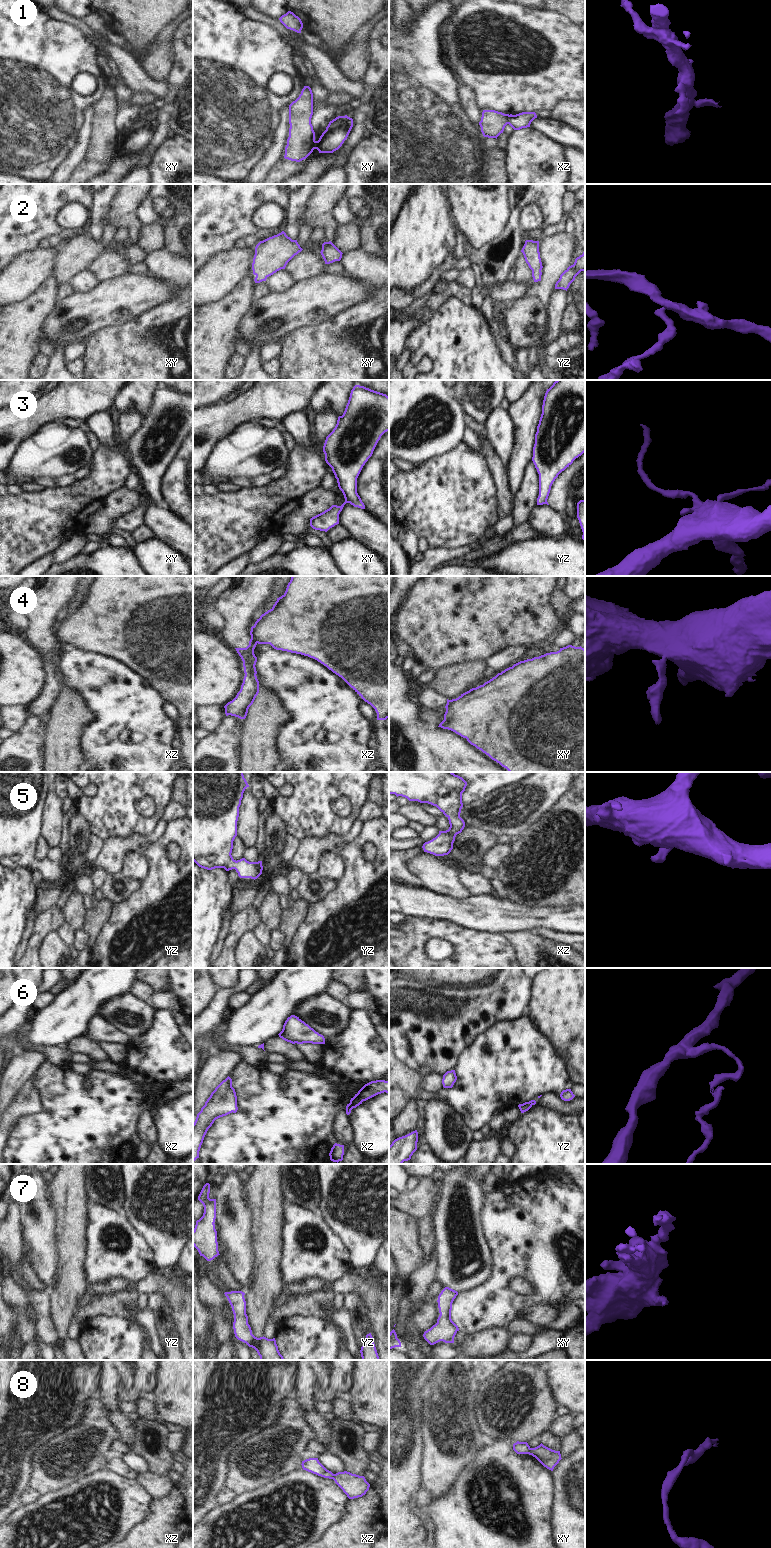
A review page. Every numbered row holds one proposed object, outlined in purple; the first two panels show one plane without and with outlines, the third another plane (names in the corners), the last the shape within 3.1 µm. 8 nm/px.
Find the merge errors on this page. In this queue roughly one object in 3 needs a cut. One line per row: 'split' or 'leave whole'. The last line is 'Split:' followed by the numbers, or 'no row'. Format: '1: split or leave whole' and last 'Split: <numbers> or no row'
1: split
2: leave whole
3: split
4: split
5: leave whole
6: split
7: leave whole
8: split
Split: 1, 3, 4, 6, 8

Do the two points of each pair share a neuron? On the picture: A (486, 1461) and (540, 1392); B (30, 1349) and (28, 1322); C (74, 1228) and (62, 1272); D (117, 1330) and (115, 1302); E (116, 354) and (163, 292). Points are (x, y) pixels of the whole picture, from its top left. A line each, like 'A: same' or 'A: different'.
A: different
B: different
C: same
D: different
E: different

